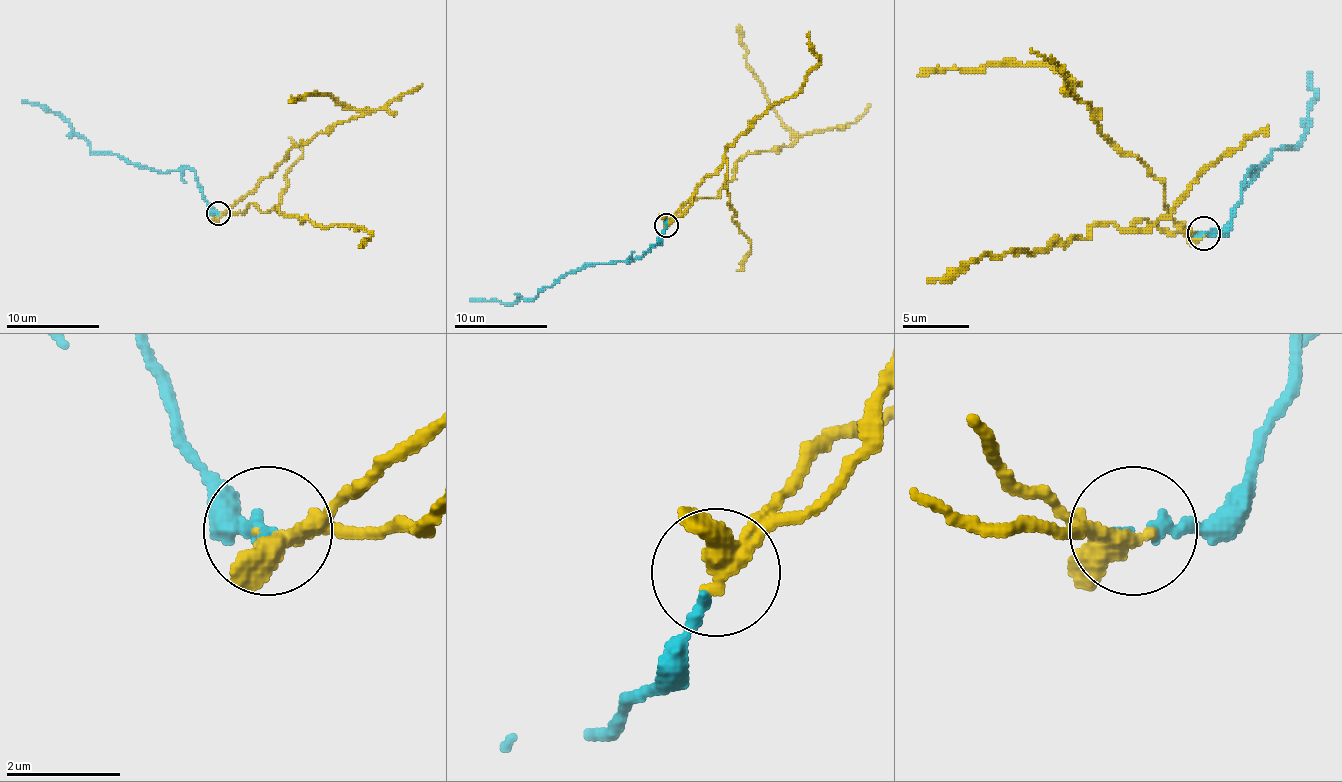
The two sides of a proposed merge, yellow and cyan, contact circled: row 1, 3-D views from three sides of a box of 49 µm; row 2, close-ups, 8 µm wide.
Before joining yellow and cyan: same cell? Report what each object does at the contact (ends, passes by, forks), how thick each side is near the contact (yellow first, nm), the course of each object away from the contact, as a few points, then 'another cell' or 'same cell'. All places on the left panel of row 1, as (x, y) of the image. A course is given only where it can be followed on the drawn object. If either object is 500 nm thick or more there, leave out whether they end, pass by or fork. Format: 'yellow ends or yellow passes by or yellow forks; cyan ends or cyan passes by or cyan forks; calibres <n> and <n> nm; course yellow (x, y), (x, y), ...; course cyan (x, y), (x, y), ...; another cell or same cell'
yellow passes by; cyan ends; calibres 360 and 200 nm; course yellow (218, 215), (223, 215), (268, 177), (300, 142), (361, 114), (328, 95), (293, 98), (291, 102); course cyan (218, 212), (207, 203), (188, 168), (165, 173), (115, 154), (94, 154), (66, 121), (22, 100); another cell

